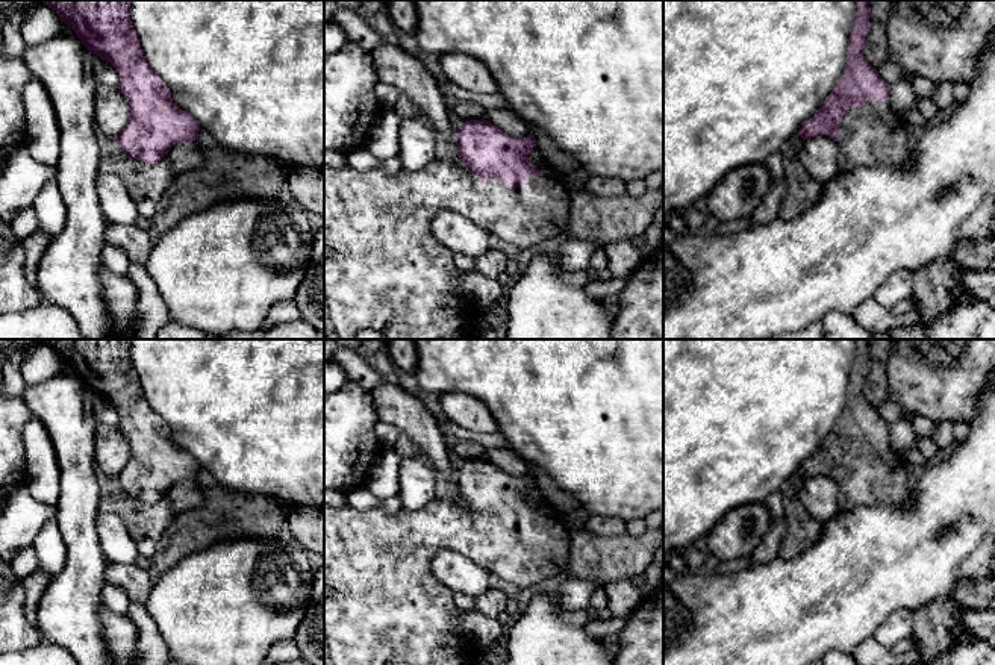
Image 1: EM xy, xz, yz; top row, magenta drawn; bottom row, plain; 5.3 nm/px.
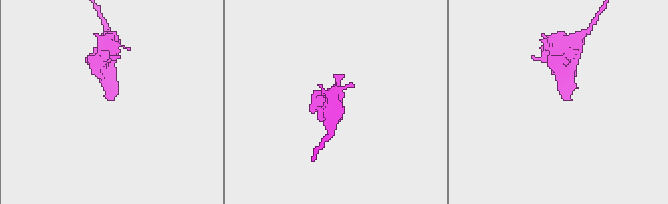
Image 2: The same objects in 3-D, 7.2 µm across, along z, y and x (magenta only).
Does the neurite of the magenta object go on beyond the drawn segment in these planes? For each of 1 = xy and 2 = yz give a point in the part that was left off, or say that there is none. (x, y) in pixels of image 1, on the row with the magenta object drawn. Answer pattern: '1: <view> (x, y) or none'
1: none
2: yz (867, 134)

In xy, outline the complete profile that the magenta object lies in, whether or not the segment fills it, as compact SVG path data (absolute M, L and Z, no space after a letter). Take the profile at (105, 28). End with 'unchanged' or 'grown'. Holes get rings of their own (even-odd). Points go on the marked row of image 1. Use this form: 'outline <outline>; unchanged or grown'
outline M44 0L82 44L101 61L111 62L120 76L118 89L130 106L130 118L117 136L124 155L147 165L159 162L180 141L195 141L200 124L171 100L167 83L151 70L130 18L132 0Z; unchanged

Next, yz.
outline M869 0L856 3L842 76L816 114L797 133L803 139L824 135L836 141L841 171L895 167L912 151L906 124L891 108L889 85L863 56L869 30Z; grown

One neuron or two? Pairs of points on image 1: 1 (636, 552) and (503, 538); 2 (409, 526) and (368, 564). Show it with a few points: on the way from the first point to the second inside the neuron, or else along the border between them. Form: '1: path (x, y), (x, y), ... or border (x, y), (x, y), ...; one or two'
1: border (568, 529), (571, 552), (565, 568); two
2: path (399, 536), (379, 556); one

